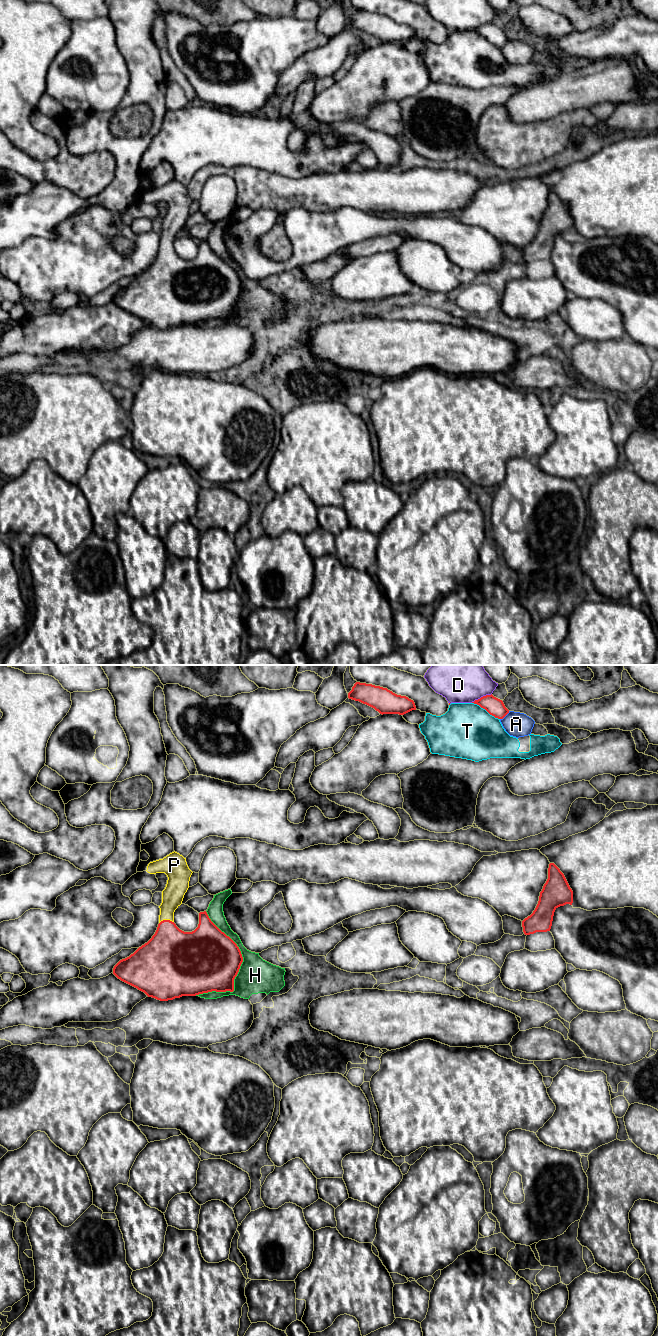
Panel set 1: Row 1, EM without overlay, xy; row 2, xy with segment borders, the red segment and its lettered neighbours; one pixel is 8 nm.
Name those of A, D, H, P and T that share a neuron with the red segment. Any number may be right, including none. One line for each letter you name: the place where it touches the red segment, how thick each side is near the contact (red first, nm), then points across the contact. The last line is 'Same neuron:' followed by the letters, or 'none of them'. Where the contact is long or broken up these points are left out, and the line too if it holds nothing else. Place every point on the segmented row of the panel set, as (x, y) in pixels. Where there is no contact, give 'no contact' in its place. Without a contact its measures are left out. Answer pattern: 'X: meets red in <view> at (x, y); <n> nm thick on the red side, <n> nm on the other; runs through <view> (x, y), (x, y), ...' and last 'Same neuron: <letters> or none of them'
P: meets red in xy at (166, 920); 360 nm thick on the red side, 180 nm on the other; runs through xy (170, 950), (166, 920), (166, 911), (172, 896)
Same neuron: P

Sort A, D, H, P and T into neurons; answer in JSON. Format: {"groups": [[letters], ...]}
{"groups": [["A"], ["D"], ["H"], ["P"], ["T"]]}

